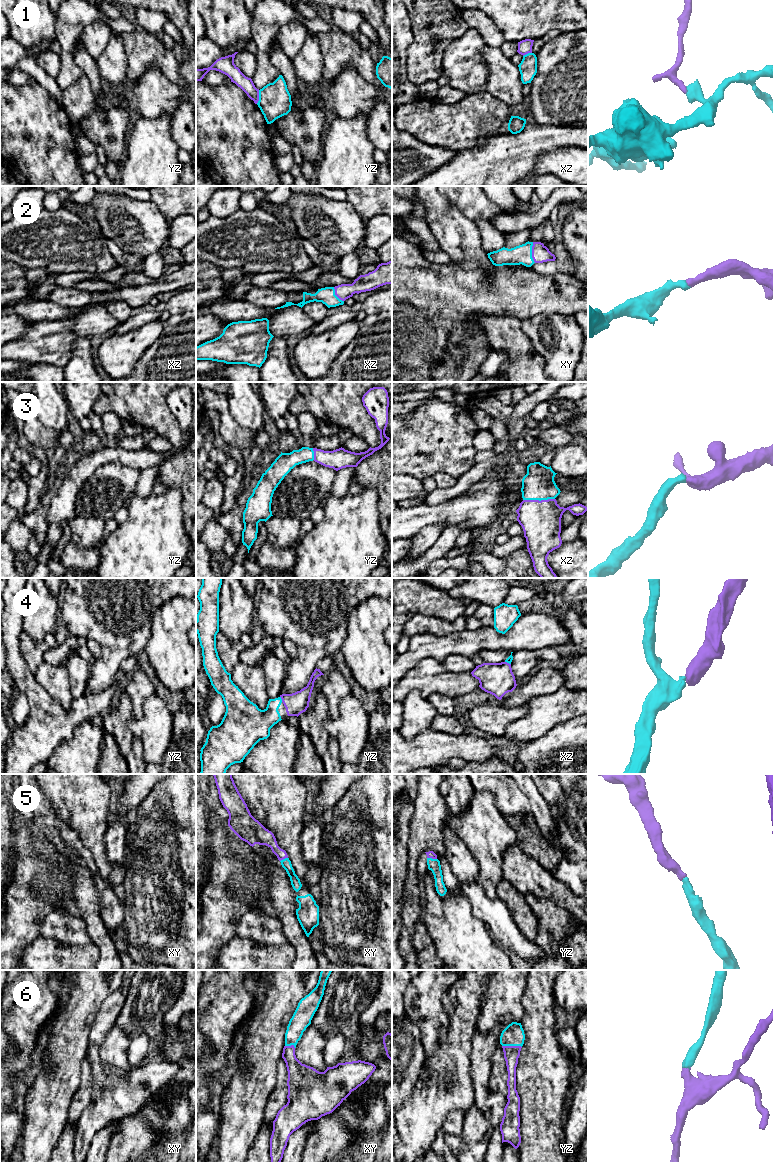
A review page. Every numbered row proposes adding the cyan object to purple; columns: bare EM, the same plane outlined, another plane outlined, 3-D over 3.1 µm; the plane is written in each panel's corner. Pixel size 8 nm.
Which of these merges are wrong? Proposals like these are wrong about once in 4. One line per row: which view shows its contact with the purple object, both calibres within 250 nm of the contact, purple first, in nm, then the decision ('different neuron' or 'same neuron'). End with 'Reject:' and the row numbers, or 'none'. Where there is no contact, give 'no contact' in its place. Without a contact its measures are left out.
1: contact in yz; calibres 110 and 260 nm; different neuron
2: contact in xy; calibres 140 and 160 nm; same neuron
3: contact in xz; calibres 320 and 260 nm; same neuron
4: contact in yz; calibres 180 and 190 nm; same neuron
5: contact in yz; calibres 60 and 100 nm; same neuron
6: contact in yz; calibres 130 and 180 nm; same neuron
Reject: 1

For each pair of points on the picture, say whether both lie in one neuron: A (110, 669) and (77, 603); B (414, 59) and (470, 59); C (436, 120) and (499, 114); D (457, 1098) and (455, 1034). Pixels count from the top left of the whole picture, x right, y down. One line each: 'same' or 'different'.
A: same
B: different
C: same
D: same

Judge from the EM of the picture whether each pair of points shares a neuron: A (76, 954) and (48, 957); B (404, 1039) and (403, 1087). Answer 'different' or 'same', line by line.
A: same
B: same

